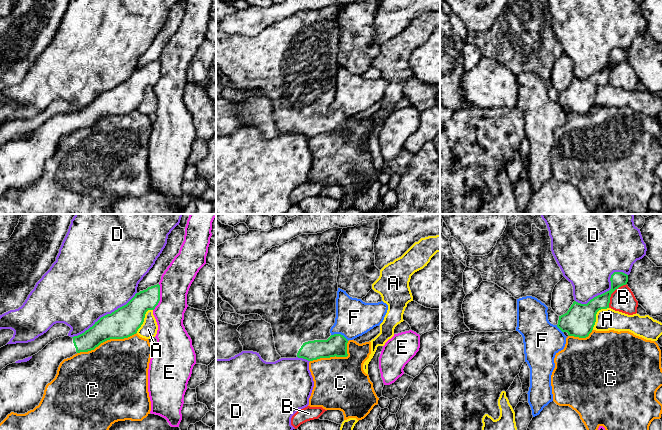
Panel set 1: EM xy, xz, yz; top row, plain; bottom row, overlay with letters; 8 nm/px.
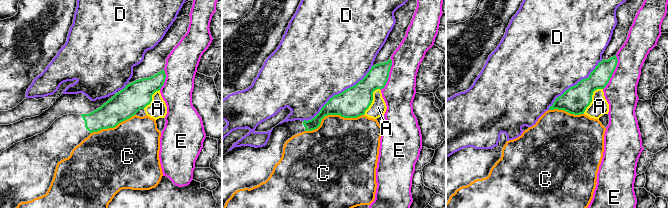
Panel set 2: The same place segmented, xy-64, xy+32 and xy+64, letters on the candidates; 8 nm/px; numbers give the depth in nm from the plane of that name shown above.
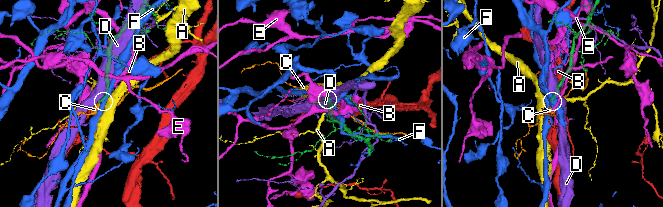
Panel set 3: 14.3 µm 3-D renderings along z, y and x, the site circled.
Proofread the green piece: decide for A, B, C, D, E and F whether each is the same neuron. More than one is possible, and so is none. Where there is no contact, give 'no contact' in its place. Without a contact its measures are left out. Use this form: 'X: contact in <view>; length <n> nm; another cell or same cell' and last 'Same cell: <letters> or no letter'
A: contact in yz; length 220 nm; another cell
B: contact in yz; length 240 nm; another cell
C: contact in xy; length 500 nm; another cell
D: contact in xy; length 650 nm; another cell
E: contact in xy; length 220 nm; another cell
F: contact in xz; length 150 nm; another cell
Same cell: no letter

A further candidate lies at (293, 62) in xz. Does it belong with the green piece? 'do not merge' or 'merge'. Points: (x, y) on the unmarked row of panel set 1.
merge

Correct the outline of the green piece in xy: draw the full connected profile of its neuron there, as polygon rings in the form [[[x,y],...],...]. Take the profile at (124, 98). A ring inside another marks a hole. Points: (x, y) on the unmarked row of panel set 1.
[[[160,61],[136,69],[124,82],[101,93],[84,109],[52,116],[27,138],[12,139],[0,147],[0,199],[11,188],[25,190],[39,181],[45,163],[56,152],[60,139],[80,128],[94,126],[110,115],[137,109],[148,86],[160,77]]]

